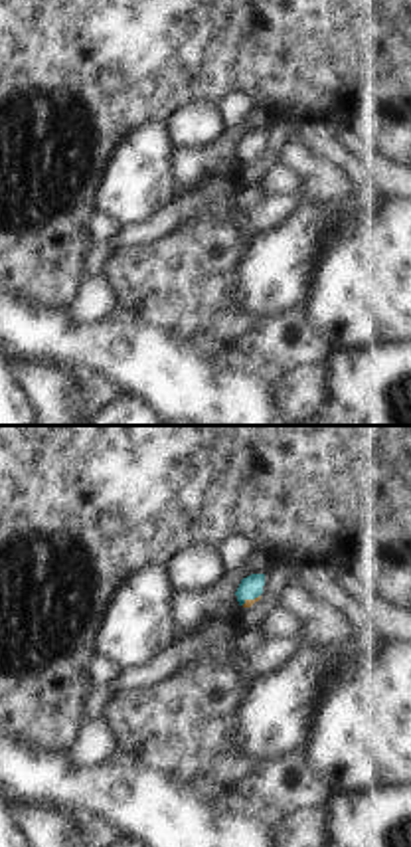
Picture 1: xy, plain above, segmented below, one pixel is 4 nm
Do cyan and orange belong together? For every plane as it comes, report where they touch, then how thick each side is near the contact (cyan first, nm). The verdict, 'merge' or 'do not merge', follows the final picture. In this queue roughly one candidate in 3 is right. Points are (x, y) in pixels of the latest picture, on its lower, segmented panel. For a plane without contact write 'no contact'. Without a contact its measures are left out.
contact (249, 598); calibres 90 and 30 nm

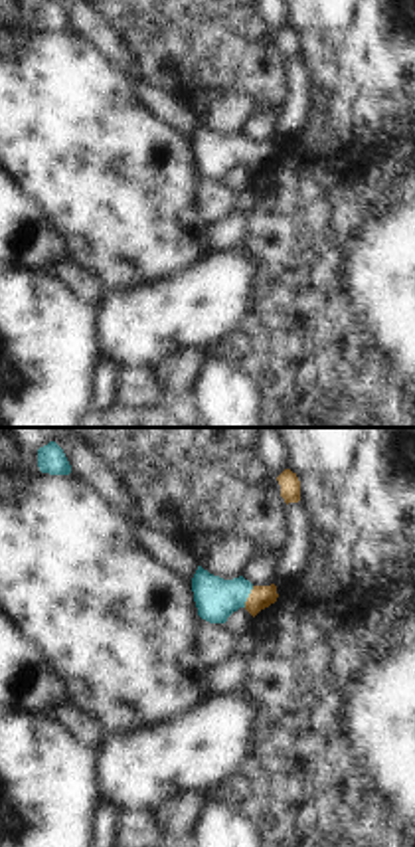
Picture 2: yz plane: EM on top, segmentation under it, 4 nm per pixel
contact (248, 596); calibres 170 and 100 nm

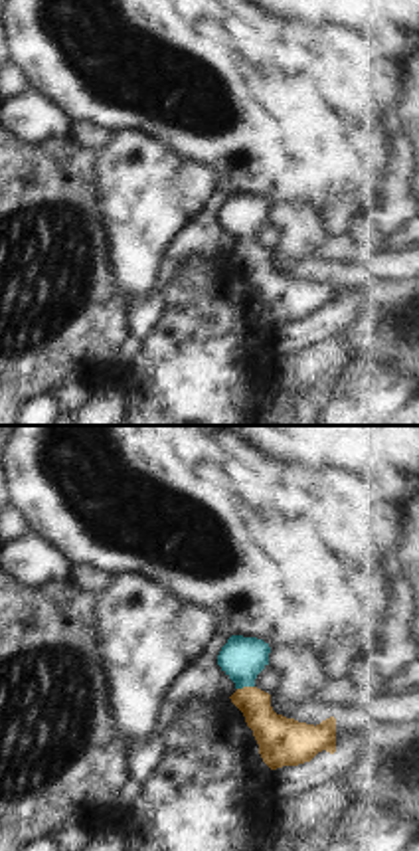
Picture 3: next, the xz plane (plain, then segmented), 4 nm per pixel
contact (246, 685); calibres 180 and 170 nm

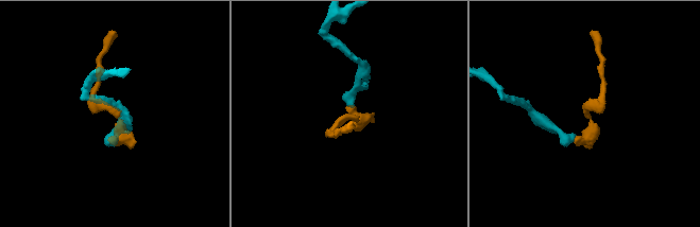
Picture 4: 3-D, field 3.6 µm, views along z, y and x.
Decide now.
merge

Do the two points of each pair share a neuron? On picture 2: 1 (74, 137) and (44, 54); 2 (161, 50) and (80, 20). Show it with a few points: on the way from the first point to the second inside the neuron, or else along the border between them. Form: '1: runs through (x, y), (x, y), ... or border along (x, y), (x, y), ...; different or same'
1: runs through (58, 117), (56, 74); same
2: border along (105, 20), (127, 46), (139, 76); different

